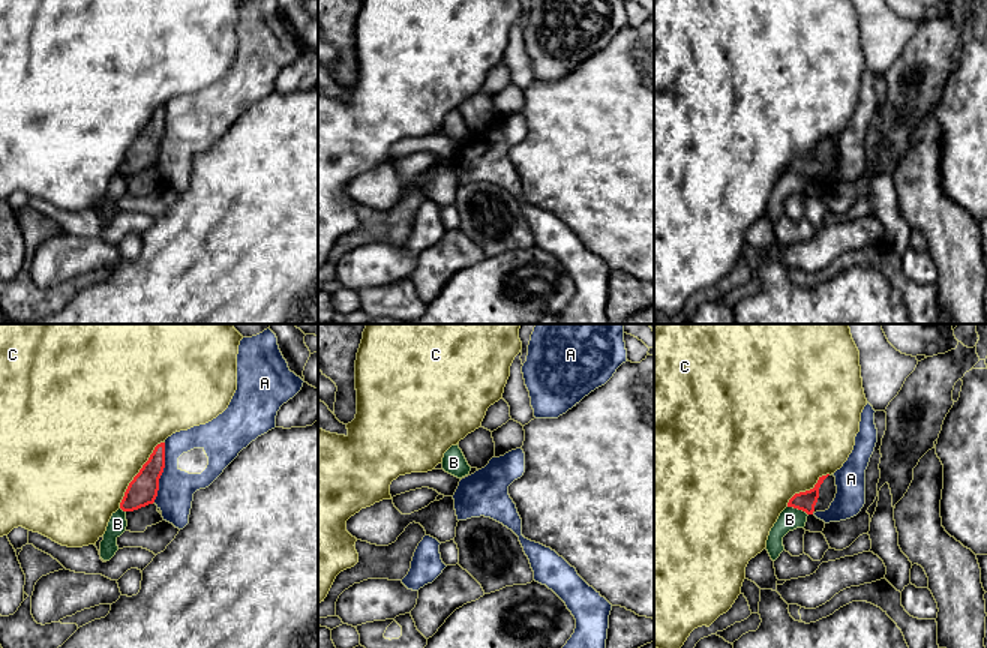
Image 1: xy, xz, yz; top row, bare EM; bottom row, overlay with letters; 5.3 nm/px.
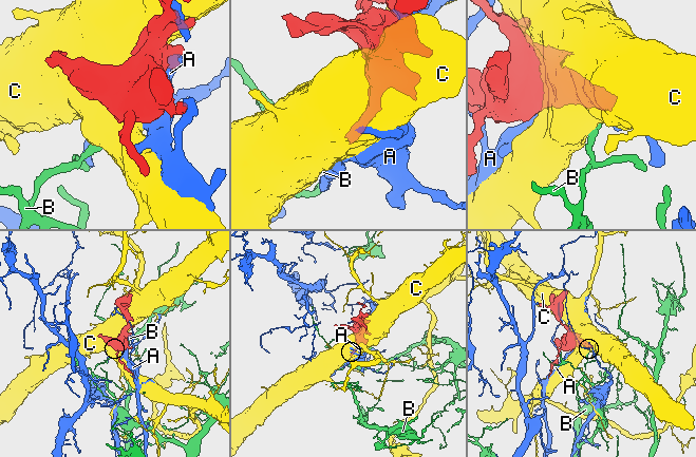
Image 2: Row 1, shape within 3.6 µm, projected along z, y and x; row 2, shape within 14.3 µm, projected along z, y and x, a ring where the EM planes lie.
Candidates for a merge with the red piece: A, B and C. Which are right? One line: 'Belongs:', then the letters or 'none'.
Belongs: none

